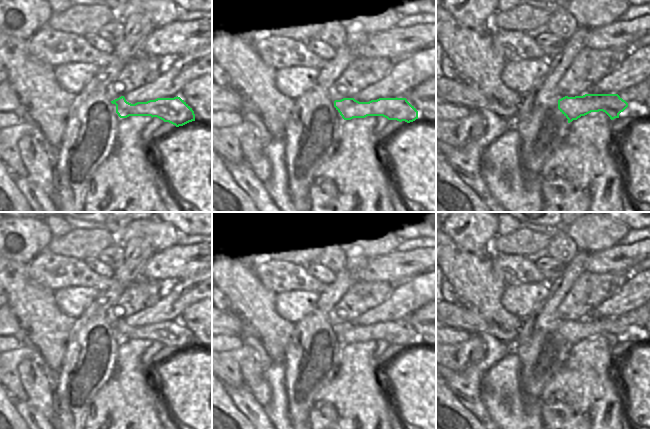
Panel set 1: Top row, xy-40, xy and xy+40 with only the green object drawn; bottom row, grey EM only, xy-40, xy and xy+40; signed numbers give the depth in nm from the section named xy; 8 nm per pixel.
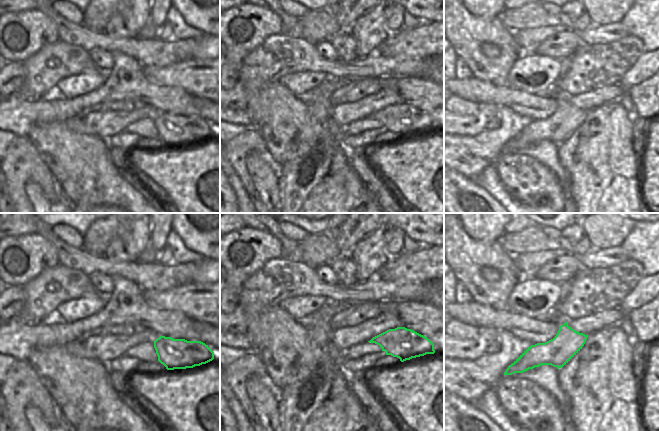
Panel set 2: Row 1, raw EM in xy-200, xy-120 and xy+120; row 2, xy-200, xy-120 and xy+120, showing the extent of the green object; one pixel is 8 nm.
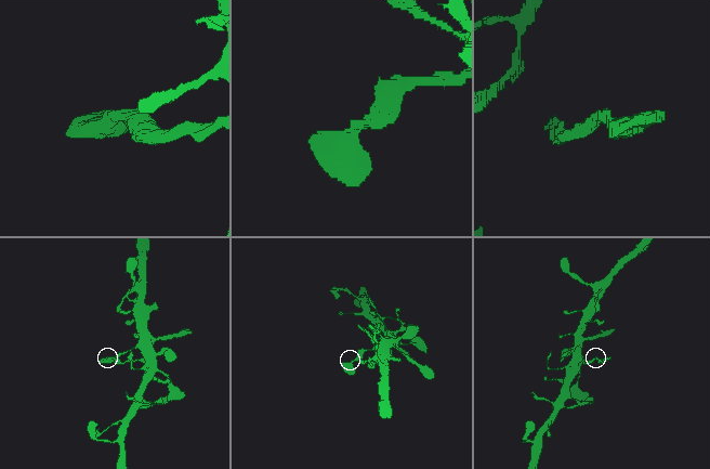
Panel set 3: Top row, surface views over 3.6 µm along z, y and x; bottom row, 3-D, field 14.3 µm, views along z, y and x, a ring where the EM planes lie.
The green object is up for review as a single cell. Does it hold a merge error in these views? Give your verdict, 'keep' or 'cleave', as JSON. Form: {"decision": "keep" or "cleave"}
{"decision": "keep"}

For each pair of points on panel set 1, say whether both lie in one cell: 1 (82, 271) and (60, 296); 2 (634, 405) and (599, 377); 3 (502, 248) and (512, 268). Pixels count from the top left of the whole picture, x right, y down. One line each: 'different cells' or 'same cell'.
1: different cells
2: different cells
3: different cells

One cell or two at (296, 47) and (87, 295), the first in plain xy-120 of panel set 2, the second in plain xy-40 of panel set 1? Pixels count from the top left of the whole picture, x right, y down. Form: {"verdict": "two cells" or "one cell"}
{"verdict": "two cells"}

